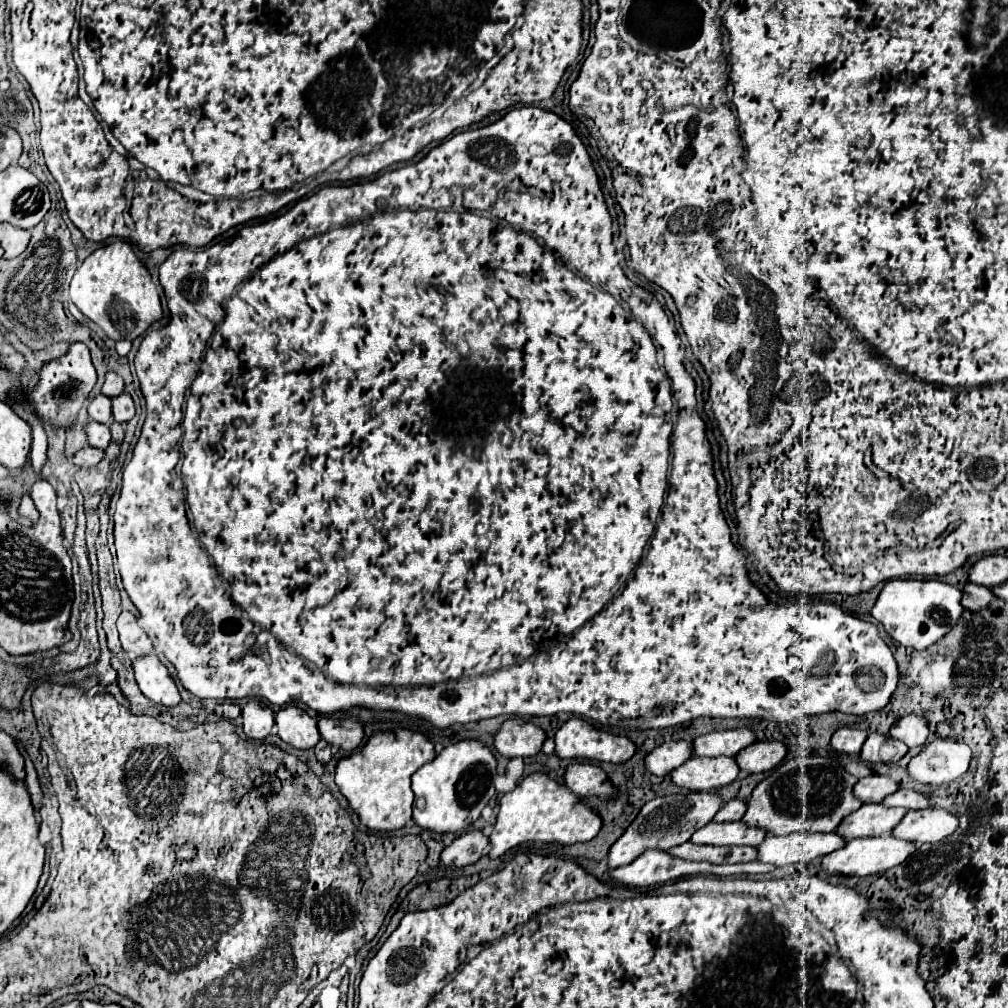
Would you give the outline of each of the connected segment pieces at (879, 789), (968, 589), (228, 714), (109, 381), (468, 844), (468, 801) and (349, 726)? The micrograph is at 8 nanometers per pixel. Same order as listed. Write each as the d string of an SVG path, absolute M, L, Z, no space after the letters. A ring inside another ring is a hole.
M869 775L859 779L859 783L855 785L855 795L863 801L863 803L881 803L887 795L895 793L899 789L899 783L893 781L887 775Z
M965 583L965 589L963 589L963 607L965 609L983 609L985 605L989 605L993 599L993 593L987 589L987 587L979 587L979 585L973 585L973 583Z
M221 703L215 707L215 715L225 719L237 719L241 715L241 707L237 703Z
M109 371L107 377L105 377L105 383L101 387L101 393L107 395L107 397L115 397L115 395L123 393L123 379L117 373Z
M467 831L459 835L449 847L443 849L441 853L441 863L449 867L465 867L475 863L481 855L485 845L489 843L489 837L483 831Z
M465 739L447 745L433 761L425 763L413 773L411 785L415 793L413 819L419 827L437 833L455 833L471 827L481 815L483 807L495 795L493 777L497 773L497 759L489 747L477 739Z
M321 717L319 719L319 733L327 743L331 743L339 749L345 749L345 751L357 749L363 741L363 727L353 717L349 717L349 719Z

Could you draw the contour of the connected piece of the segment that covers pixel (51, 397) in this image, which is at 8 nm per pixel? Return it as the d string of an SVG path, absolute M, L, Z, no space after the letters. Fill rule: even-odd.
M73 343L69 347L67 355L47 363L41 369L41 375L39 375L35 389L31 393L25 393L25 397L27 397L27 403L33 405L37 409L37 413L41 417L45 417L53 427L59 427L59 425L69 427L69 423L75 419L79 407L87 399L89 391L93 389L95 381L97 381L97 373L95 373L95 367L91 363L87 345L85 343Z

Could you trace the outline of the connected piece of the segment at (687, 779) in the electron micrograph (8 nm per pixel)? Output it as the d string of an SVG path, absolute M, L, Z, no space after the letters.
M691 757L677 767L671 777L673 783L689 791L711 791L733 783L741 769L733 757Z

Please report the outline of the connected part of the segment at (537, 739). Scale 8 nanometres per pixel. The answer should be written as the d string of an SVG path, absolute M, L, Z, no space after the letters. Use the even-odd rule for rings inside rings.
M521 717L509 719L495 735L495 749L505 757L531 757L541 751L545 731Z

